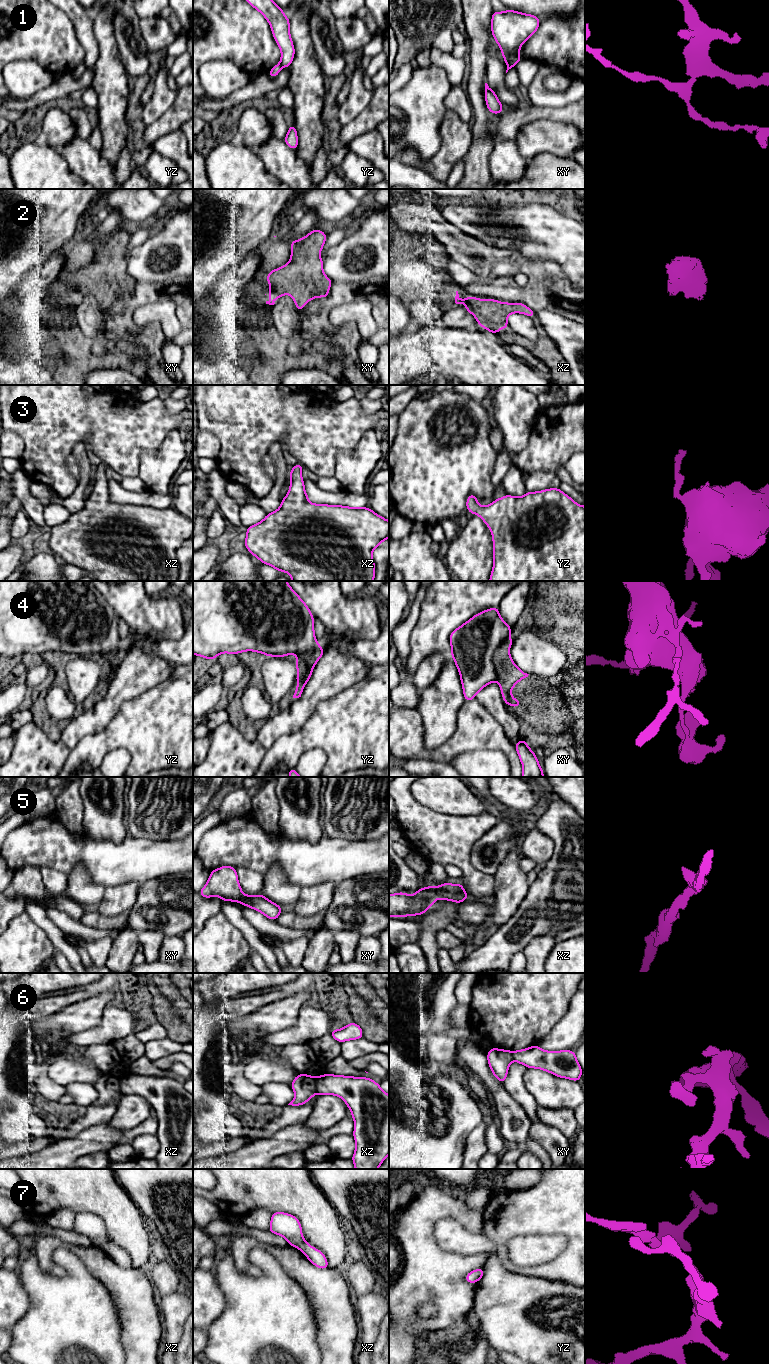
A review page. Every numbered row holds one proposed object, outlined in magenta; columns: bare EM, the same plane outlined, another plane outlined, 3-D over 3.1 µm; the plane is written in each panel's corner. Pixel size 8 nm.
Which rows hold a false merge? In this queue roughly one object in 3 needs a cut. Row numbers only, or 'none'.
1, 4, 6

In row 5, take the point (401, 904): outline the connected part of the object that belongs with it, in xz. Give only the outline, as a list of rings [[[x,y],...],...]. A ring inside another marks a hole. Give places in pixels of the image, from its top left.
[[[443,883],[437,888],[429,885],[426,888],[419,888],[414,895],[408,895],[405,892],[394,893],[389,895],[389,916],[423,915],[438,898],[459,904],[468,899],[469,896],[462,883]]]

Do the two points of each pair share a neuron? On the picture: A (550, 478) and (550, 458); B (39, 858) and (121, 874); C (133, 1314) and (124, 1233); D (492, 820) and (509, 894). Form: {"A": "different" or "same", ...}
{"A": "different", "B": "same", "C": "different", "D": "different"}

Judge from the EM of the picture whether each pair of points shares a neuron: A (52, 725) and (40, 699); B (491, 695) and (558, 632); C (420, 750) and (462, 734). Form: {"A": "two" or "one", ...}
{"A": "one", "B": "two", "C": "one"}

